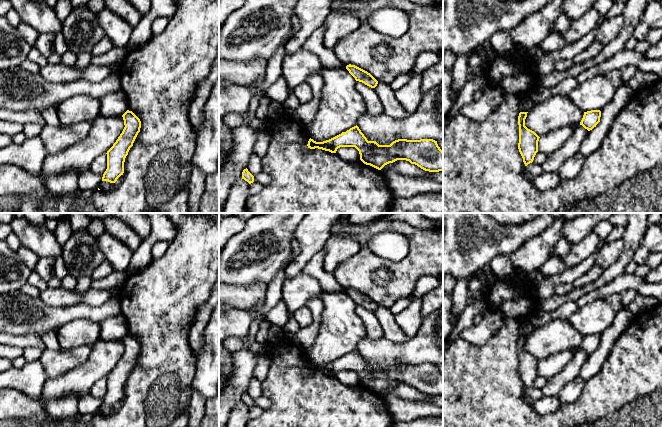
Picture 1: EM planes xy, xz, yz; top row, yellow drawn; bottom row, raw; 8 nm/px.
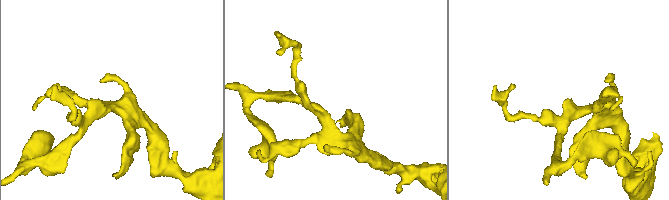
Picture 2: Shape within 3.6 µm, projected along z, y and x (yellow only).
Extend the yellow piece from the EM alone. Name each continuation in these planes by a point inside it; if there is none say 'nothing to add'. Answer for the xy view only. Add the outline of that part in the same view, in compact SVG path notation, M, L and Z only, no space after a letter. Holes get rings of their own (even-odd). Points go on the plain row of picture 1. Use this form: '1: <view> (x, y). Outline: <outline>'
nothing to add

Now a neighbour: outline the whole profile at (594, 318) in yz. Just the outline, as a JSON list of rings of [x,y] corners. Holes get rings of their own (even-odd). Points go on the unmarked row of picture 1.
[[[598,299],[579,307],[569,318],[572,326],[583,336],[601,334],[613,325],[616,312],[605,301]]]

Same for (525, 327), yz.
[[[521,319],[519,321],[520,336],[528,336],[532,332],[533,329],[534,329],[534,327],[532,326],[532,324],[528,320]]]

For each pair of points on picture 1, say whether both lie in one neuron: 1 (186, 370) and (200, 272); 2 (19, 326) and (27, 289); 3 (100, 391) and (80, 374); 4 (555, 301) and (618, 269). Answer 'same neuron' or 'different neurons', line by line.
1: same neuron
2: different neurons
3: different neurons
4: same neuron

